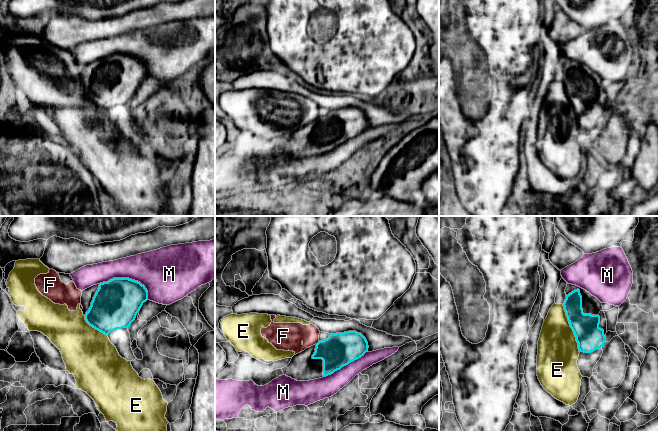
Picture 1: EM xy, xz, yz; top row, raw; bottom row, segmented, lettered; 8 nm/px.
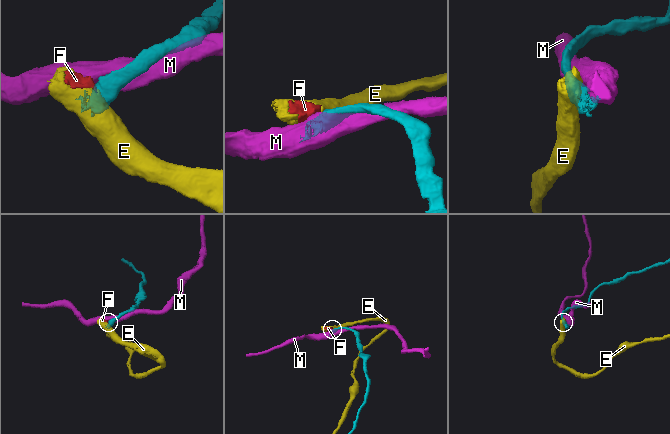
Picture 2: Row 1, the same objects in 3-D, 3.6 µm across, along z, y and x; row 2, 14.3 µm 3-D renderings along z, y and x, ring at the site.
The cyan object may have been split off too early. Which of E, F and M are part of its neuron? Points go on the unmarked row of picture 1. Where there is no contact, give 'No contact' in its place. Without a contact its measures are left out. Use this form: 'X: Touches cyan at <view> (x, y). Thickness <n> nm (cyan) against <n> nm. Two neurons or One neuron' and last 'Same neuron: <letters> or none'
E: Touches cyan at yz (571, 103). Thickness 220 nm (cyan) against 320 nm. Two neurons
F: Touches cyan at xz (317, 119). Thickness 280 nm (cyan) against 220 nm. Two neurons
M: Touches cyan at xy (128, 54). Thickness 380 nm (cyan) against 340 nm. Two neurons
Same neuron: none

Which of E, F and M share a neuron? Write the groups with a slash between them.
E F / M

